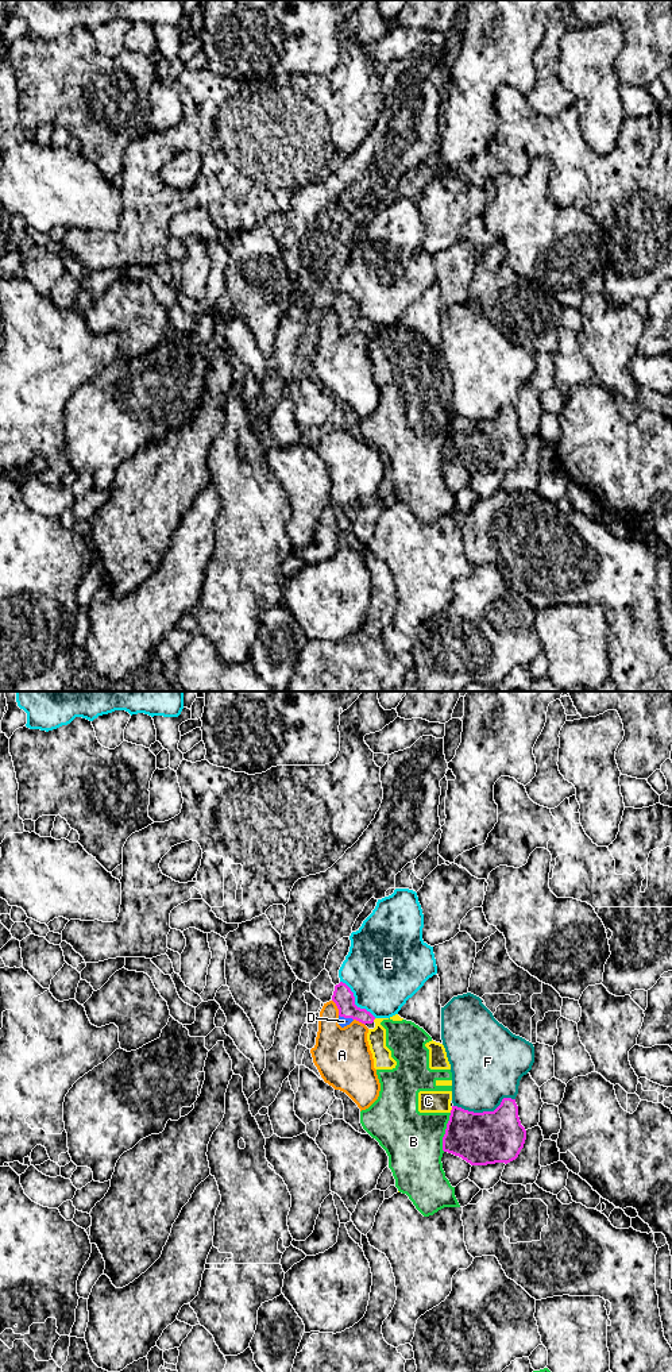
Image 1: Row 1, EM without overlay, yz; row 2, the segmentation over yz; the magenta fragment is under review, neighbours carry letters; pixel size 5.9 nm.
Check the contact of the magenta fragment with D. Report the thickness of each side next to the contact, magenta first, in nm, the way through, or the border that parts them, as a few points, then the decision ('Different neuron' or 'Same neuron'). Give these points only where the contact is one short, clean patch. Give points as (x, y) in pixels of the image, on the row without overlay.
Thickness 120 nm (magenta) against 50 nm. Path across: yz (343, 305), (346, 326), (343, 330). Same neuron

